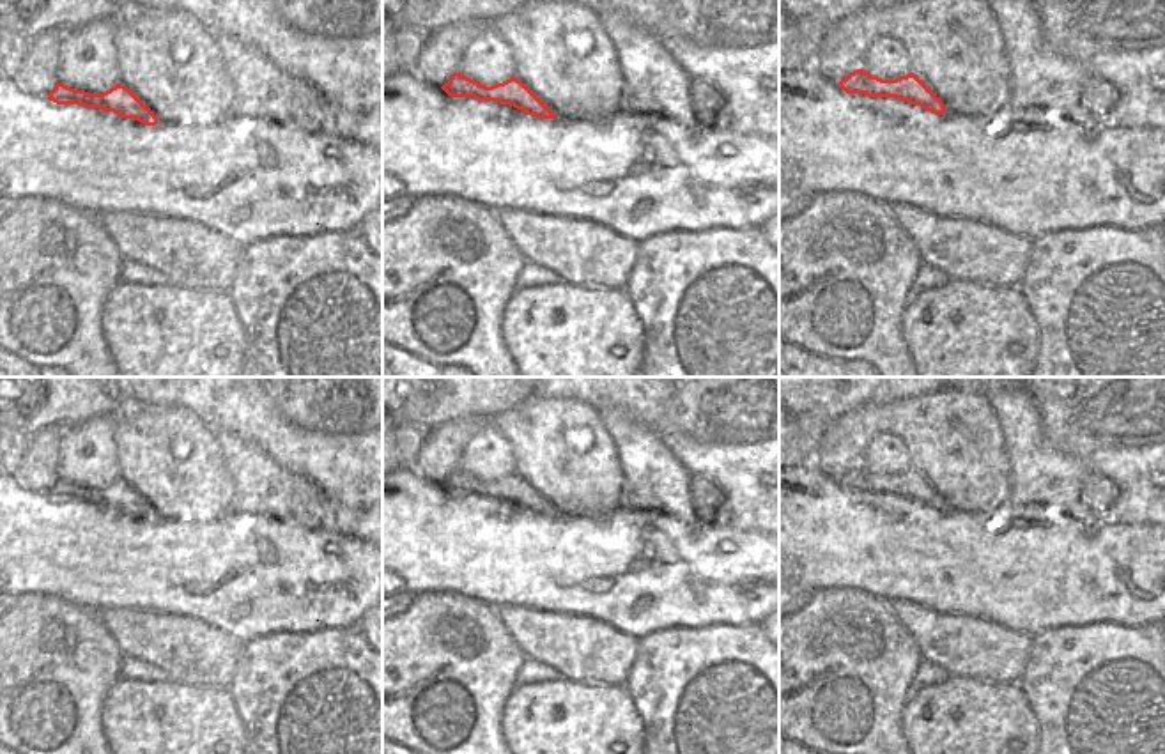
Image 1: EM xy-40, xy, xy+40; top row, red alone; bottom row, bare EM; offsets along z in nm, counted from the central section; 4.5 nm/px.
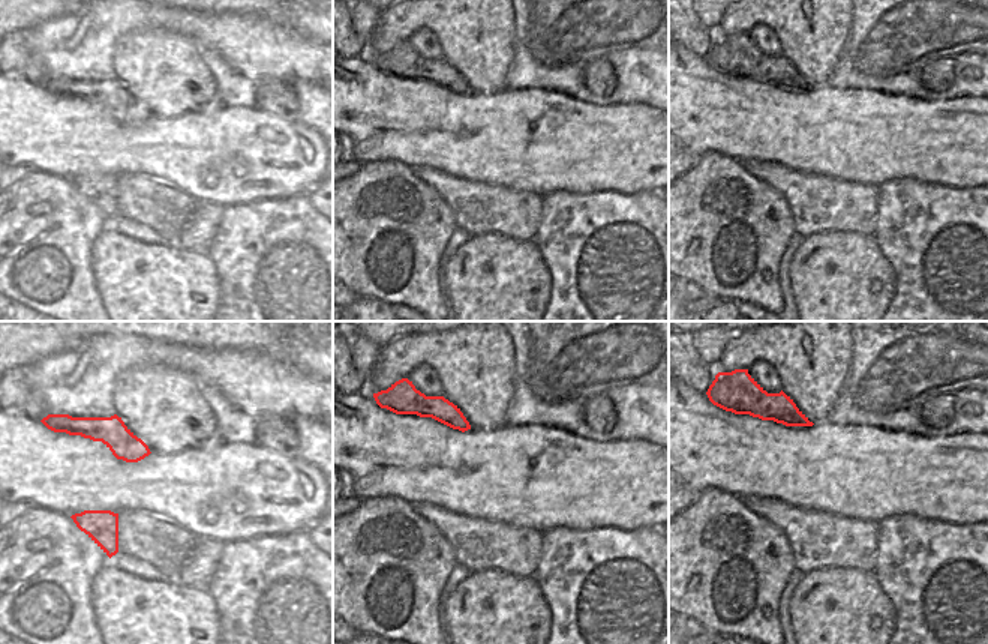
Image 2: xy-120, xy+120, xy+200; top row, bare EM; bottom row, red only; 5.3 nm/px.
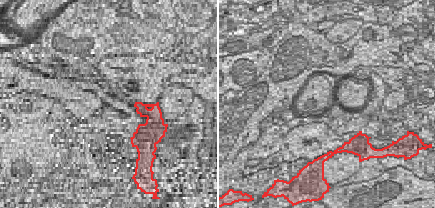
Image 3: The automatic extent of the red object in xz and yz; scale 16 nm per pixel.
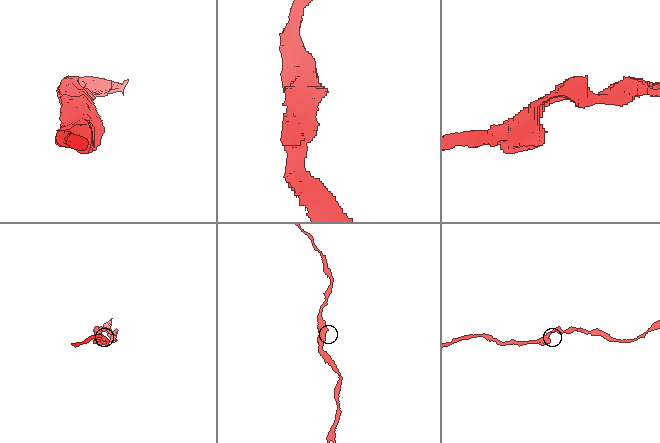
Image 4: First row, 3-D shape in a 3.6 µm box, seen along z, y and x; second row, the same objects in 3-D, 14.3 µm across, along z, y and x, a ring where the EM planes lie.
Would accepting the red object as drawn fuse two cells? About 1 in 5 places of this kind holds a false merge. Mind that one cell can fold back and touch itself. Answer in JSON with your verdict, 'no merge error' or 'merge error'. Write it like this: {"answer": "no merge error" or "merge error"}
{"answer": "no merge error"}

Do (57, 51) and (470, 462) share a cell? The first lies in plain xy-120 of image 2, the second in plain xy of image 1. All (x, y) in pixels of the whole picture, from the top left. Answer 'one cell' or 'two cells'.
one cell

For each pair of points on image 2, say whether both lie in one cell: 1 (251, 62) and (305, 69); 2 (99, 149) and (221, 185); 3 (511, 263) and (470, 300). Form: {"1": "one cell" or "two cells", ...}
{"1": "one cell", "2": "one cell", "3": "one cell"}

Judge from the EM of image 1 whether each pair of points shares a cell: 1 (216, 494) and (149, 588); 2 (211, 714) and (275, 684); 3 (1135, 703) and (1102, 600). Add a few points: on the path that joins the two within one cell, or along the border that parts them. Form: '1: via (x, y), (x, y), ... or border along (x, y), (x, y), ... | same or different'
1: border along (231, 510), (215, 521), (200, 524), (158, 519) | different
2: border along (227, 689), (246, 735) | different
3: border along (1146, 623), (1135, 627), (1072, 625), (1068, 629) | different

